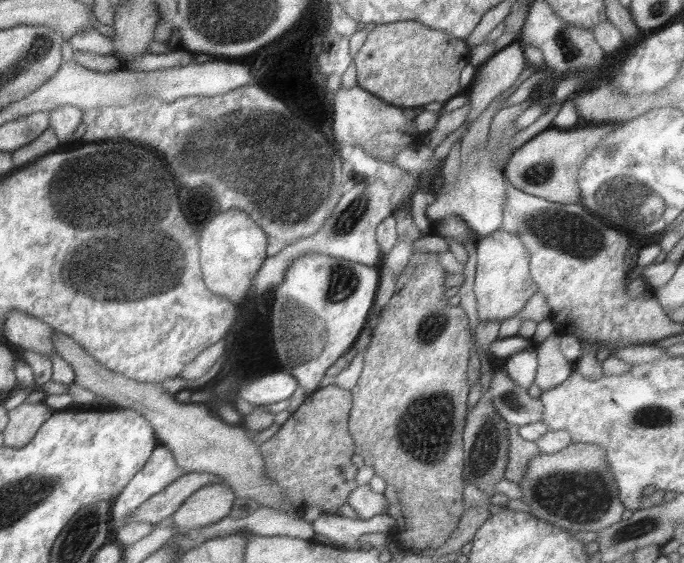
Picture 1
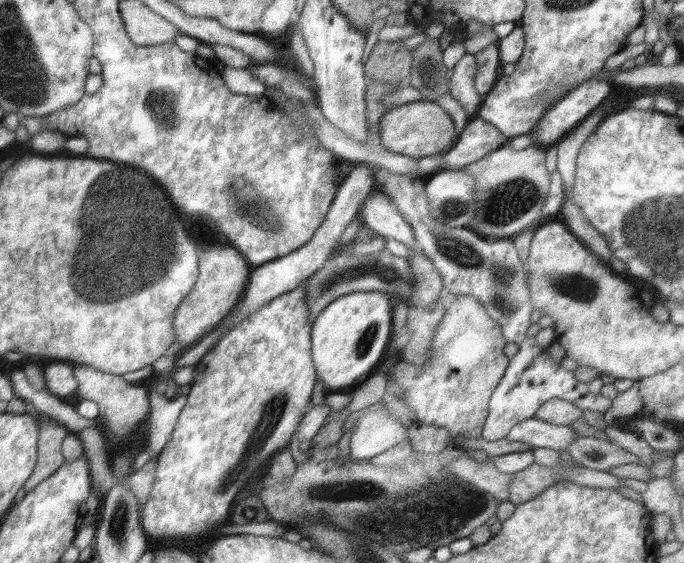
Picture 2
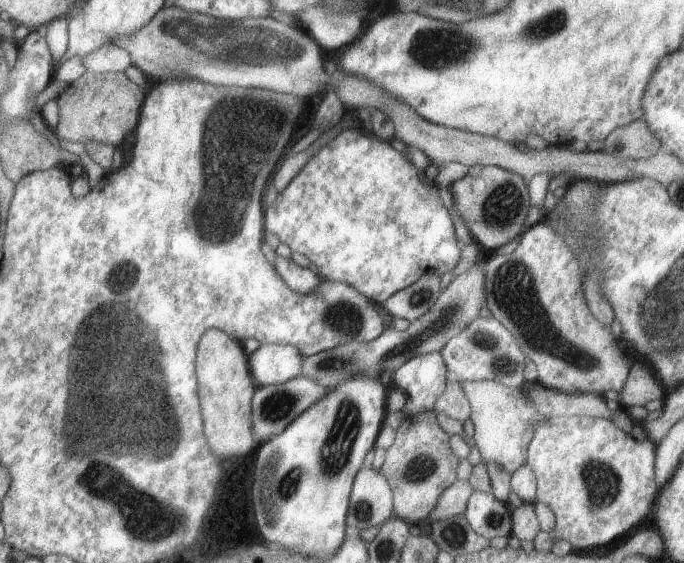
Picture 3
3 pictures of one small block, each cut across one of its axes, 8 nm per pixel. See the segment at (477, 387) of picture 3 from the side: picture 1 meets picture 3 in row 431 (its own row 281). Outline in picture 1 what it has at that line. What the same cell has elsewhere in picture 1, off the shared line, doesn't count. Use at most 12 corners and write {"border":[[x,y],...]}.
{"border":[[504,230],[480,238],[478,321],[517,316],[538,291],[530,252]]}

